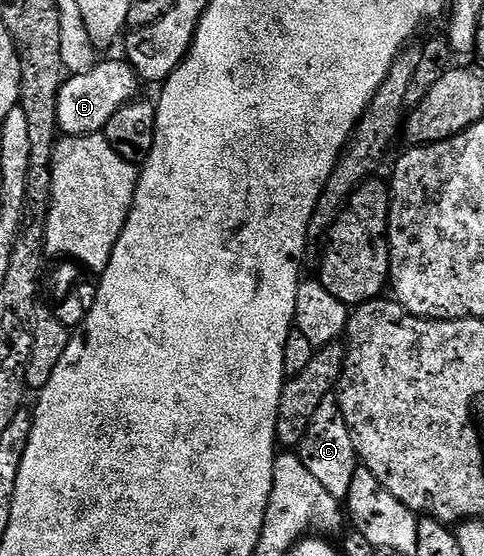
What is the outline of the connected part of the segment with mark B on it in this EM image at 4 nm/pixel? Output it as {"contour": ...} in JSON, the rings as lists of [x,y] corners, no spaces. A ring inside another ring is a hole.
{"contour":[[[119,59],[96,62],[93,69],[64,78],[63,88],[57,97],[57,121],[64,136],[100,134],[106,128],[109,117],[113,117],[121,105],[130,103],[140,94],[139,74],[131,68],[130,63]]]}

